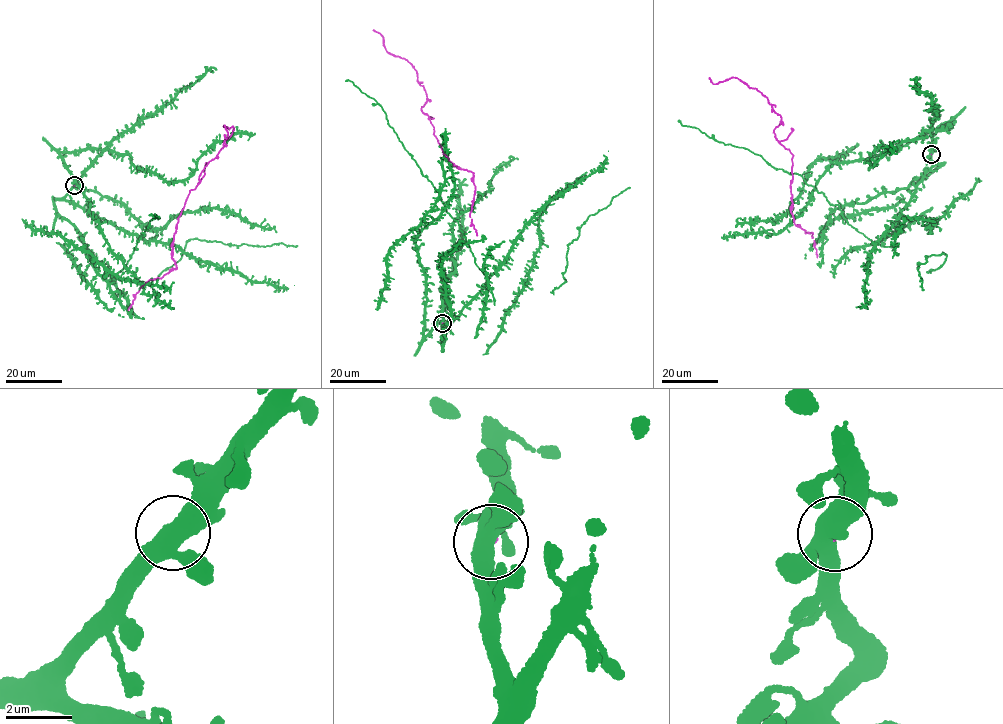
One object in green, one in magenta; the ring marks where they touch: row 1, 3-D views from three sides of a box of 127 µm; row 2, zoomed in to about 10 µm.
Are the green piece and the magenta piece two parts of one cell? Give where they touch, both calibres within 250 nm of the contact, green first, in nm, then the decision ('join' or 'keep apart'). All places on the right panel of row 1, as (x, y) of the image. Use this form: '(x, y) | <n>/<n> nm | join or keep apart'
(931, 154) | 440/70 nm | join

